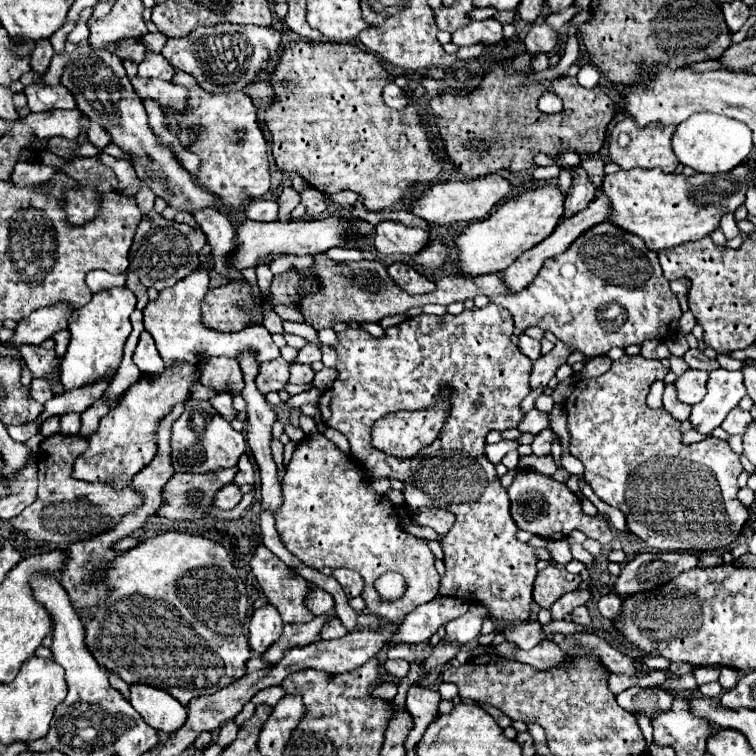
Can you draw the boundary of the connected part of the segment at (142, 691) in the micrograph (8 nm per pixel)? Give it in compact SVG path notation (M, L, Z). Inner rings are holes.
M144 684L130 686L130 704L148 726L164 734L180 730L188 716L186 708L174 696Z

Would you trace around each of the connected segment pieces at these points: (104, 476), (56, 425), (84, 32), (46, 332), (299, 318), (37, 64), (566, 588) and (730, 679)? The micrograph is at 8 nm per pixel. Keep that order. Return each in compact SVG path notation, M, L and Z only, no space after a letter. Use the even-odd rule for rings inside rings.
M180 362L174 368L166 368L162 374L154 374L154 380L140 380L132 384L120 404L112 408L98 426L98 432L88 438L86 452L74 462L72 476L84 482L104 482L112 488L126 488L136 472L144 468L156 454L156 428L160 420L172 410L174 404L190 398L192 384L200 378L200 370L192 364Z
M52 416L52 418L48 418L48 420L42 424L40 432L42 432L42 436L58 434L58 432L60 432L60 416Z
M84 8L84 12L80 14L80 22L78 22L76 28L68 34L68 42L80 44L80 42L86 42L86 40L88 40L88 26L86 26L86 20L88 20L88 8Z
M54 304L50 308L40 308L18 322L12 340L8 340L8 348L18 348L22 344L42 344L46 338L52 338L52 334L60 328L66 328L66 322L70 320L74 308L68 304Z
M278 305L275 307L274 311L283 320L288 320L292 322L303 323L304 318L297 307Z
M38 40L38 42L36 42L36 50L34 50L32 56L30 56L30 66L32 66L32 70L34 70L36 74L46 74L48 64L50 64L50 60L52 60L52 54L54 54L54 50L52 50L52 46L50 46L50 40Z
M550 564L536 576L534 602L540 608L550 608L562 594L576 590L580 582L582 578L578 574L570 574L568 570L556 568L556 564Z
M724 666L724 668L720 668L720 678L718 678L718 682L720 682L722 690L728 690L728 688L732 688L732 686L738 682L738 672Z

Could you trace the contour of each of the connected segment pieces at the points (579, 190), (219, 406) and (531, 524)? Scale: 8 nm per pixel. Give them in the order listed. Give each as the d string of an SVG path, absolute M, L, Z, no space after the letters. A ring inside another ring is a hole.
M576 166L574 168L574 180L572 180L572 186L568 190L568 196L566 196L566 208L564 208L564 214L562 218L566 220L568 216L574 216L576 212L588 208L588 204L596 198L596 188L594 184L590 182L588 174L584 172L584 168Z
M220 392L220 394L216 394L214 398L210 398L208 402L218 410L218 414L220 414L224 420L230 422L230 420L236 418L236 410L232 408L232 396L230 396L230 394Z
M520 472L520 476L516 476L516 480L508 488L508 498L512 520L520 530L528 530L530 534L542 536L546 540L564 540L572 530L580 530L588 538L598 540L600 544L608 544L614 540L610 522L602 516L586 516L582 512L580 498L570 492L564 482L540 476L538 472Z

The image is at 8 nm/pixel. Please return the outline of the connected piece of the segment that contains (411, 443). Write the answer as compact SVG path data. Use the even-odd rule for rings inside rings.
M444 386L440 390L440 400L436 400L436 404L432 404L432 408L426 410L416 410L416 412L392 412L384 418L380 418L374 426L372 426L372 446L388 452L392 456L398 458L412 458L416 456L422 448L426 448L428 444L432 444L438 436L438 432L444 426L444 420L448 418L448 408L450 408L450 400L448 400L448 392L452 392L448 386Z

